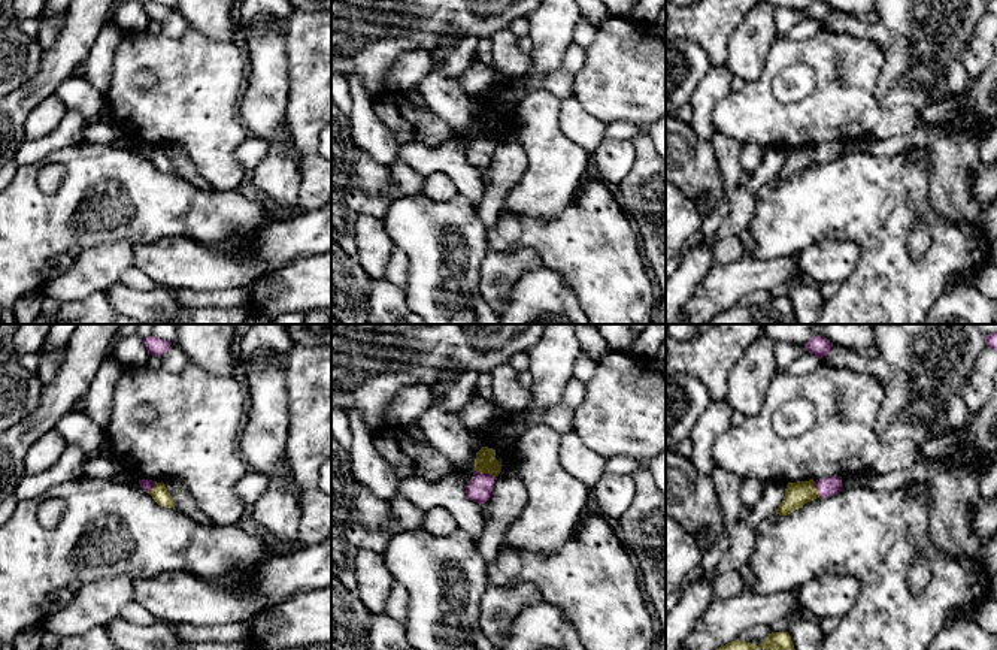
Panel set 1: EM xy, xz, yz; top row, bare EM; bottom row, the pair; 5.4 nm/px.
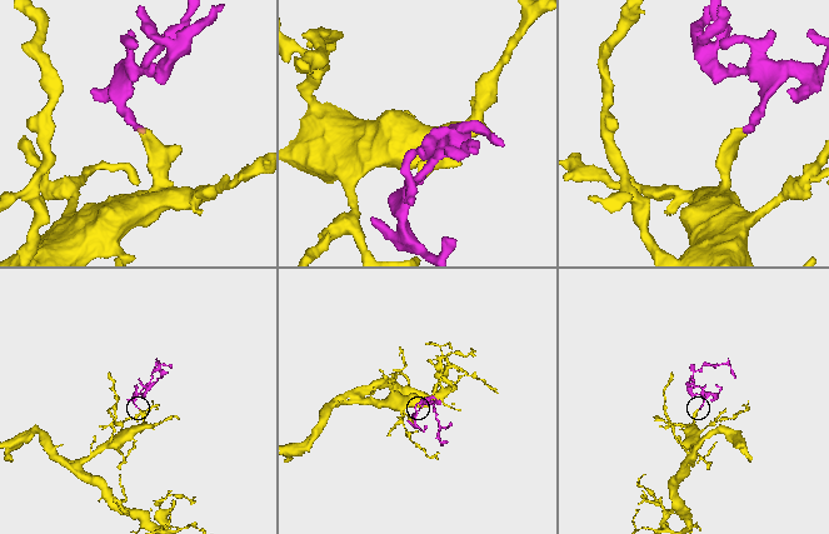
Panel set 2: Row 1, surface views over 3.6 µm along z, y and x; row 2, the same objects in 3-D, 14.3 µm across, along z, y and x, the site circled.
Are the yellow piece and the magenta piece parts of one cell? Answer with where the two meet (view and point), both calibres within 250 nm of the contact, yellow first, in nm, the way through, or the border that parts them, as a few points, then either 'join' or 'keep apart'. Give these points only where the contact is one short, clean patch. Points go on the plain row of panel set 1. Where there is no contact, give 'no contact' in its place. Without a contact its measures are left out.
meets yellow in xz at (485, 138); 120 nm thick on the yellow side, 130 nm on the other; runs through xz (485, 127), (485, 138), (479, 153); join

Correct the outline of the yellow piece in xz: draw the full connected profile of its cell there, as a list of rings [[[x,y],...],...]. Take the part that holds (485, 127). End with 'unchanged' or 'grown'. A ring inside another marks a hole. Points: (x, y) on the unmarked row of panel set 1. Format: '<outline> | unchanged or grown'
[[[482,112],[476,118],[473,143],[466,152],[466,161],[478,169],[485,169],[491,163],[496,142],[501,137],[501,130],[496,124],[496,115]]] | grown

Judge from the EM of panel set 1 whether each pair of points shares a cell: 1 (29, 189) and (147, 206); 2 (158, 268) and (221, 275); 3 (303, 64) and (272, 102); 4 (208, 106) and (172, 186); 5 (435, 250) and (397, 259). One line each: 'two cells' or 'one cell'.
1: one cell
2: one cell
3: two cells
4: two cells
5: two cells

